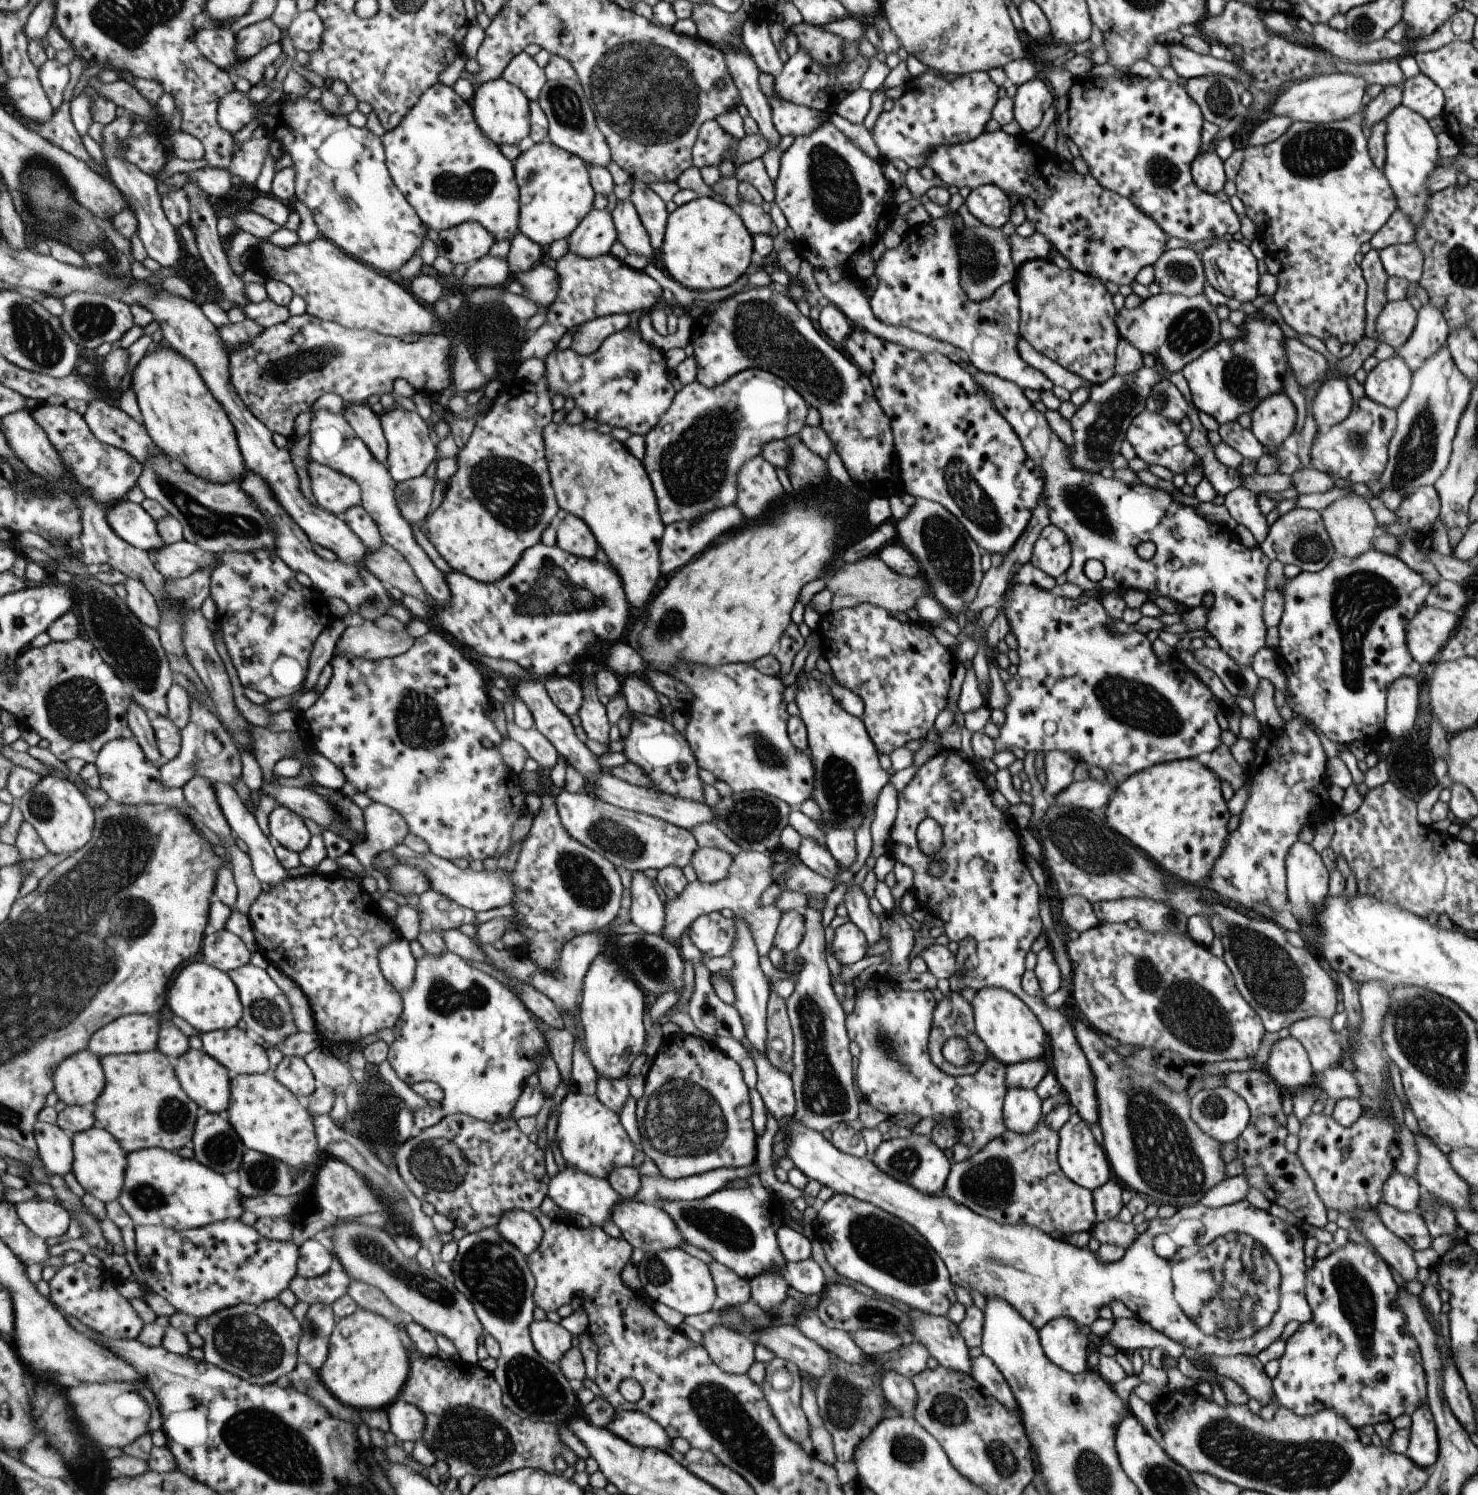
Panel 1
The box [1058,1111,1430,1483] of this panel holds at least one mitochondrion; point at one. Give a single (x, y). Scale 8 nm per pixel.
(1228, 1288)

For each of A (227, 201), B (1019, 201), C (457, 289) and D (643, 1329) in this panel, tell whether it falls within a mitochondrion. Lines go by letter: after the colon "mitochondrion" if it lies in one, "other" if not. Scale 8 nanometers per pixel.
A: other
B: other
C: other
D: other

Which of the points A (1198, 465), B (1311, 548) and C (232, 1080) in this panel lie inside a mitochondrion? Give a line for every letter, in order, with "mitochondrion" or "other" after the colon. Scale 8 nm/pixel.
A: other
B: mitochondrion
C: other

